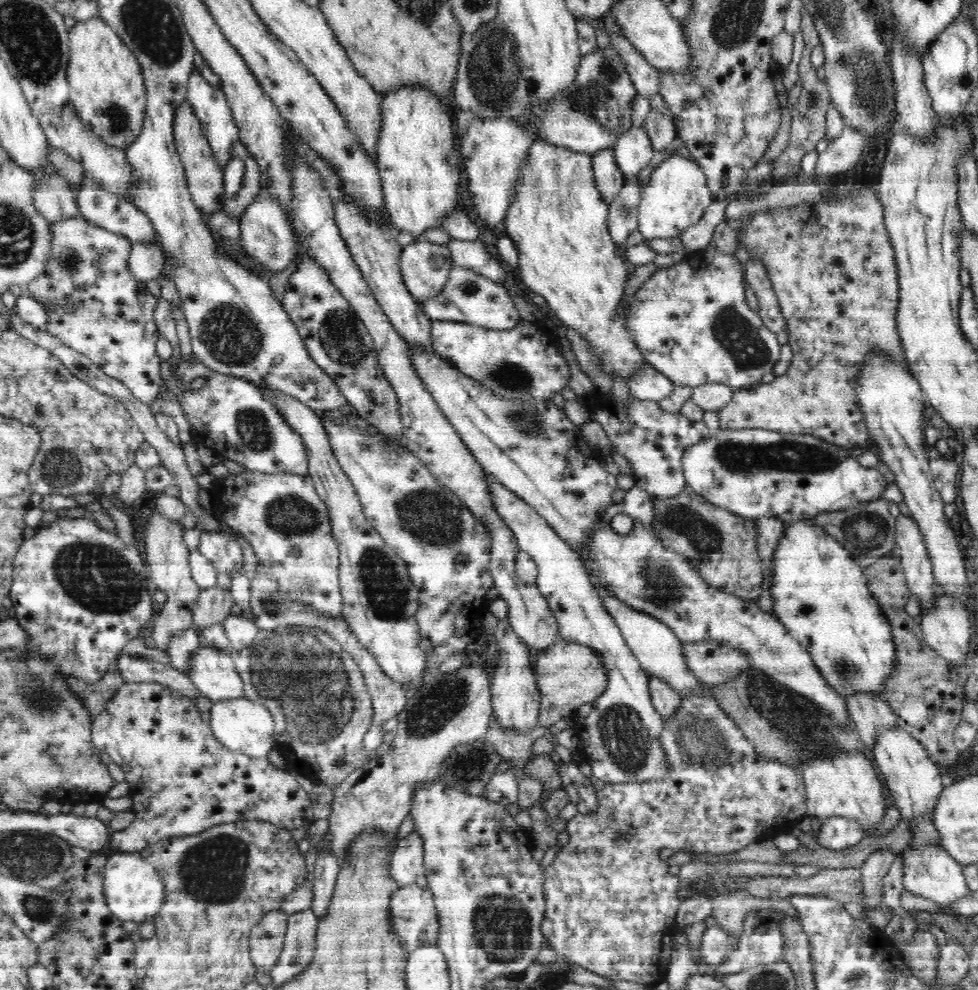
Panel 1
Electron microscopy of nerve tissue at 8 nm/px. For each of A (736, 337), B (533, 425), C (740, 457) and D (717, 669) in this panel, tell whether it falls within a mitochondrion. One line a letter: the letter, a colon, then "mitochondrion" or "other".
A: mitochondrion
B: mitochondrion
C: mitochondrion
D: other

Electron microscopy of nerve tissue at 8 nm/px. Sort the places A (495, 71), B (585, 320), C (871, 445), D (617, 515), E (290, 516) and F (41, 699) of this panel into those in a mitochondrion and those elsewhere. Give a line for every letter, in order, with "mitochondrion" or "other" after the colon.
A: mitochondrion
B: other
C: other
D: other
E: mitochondrion
F: mitochondrion

